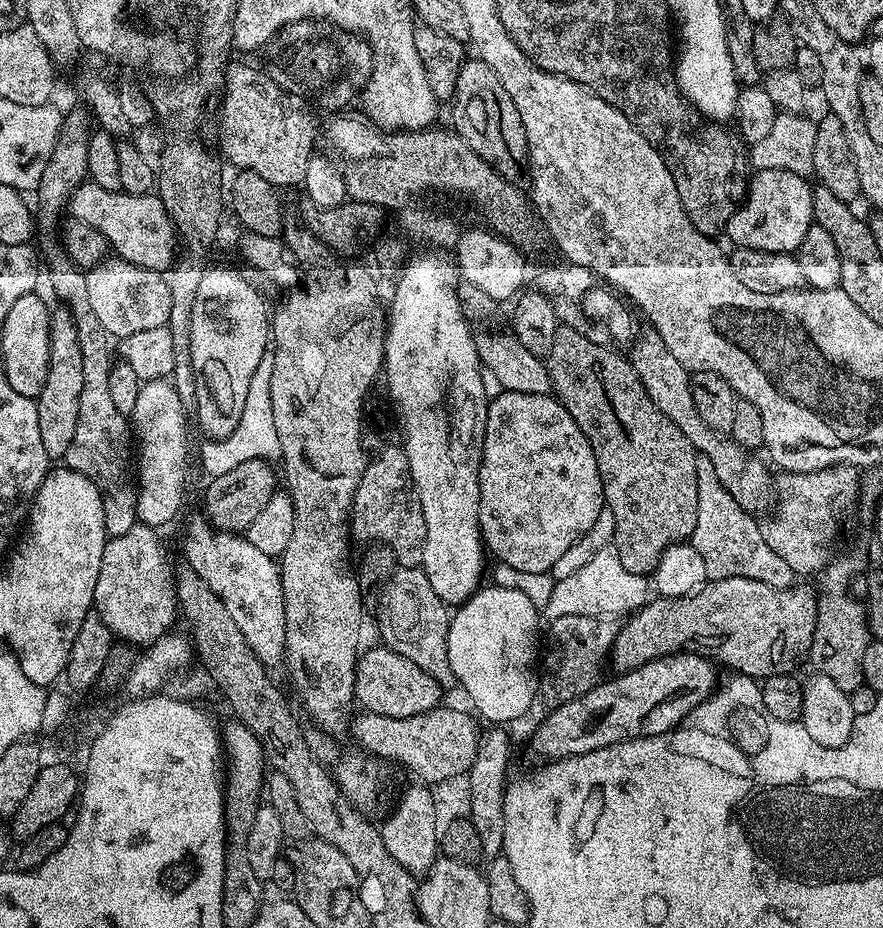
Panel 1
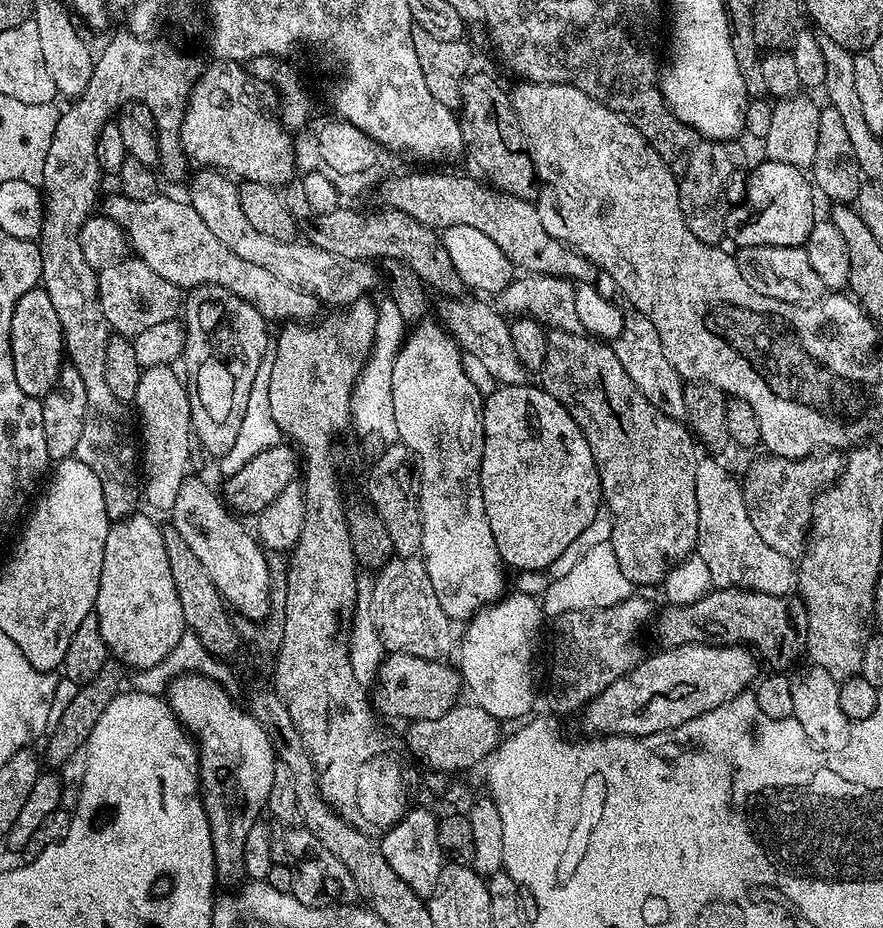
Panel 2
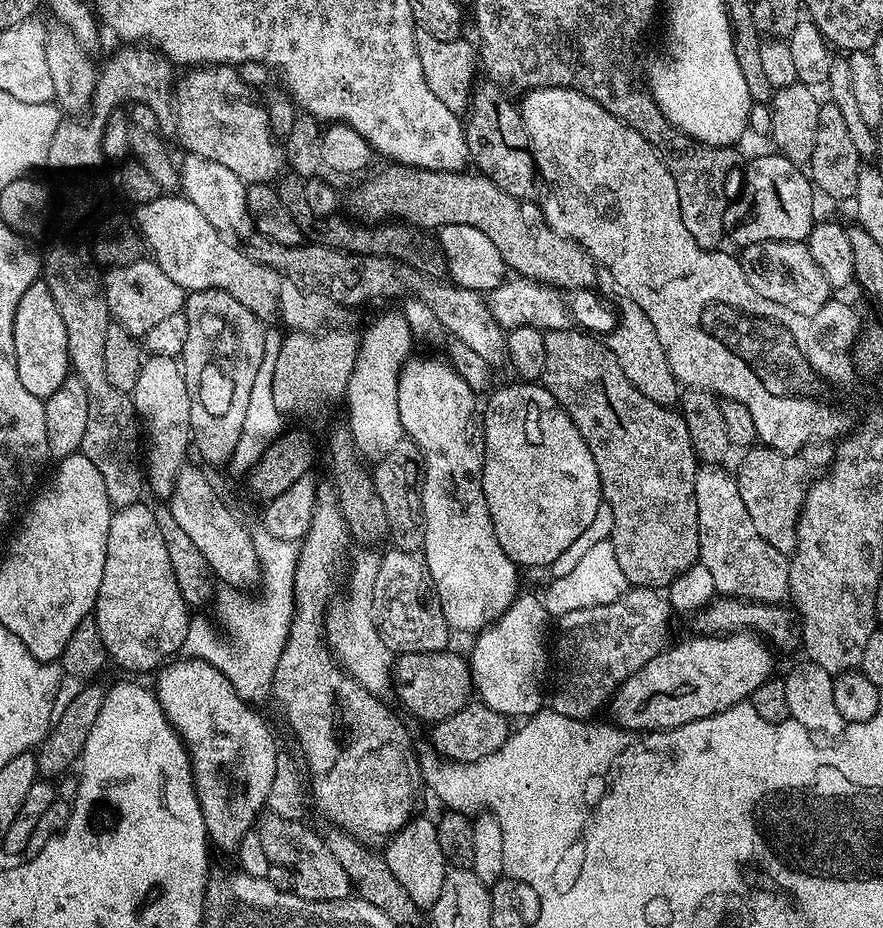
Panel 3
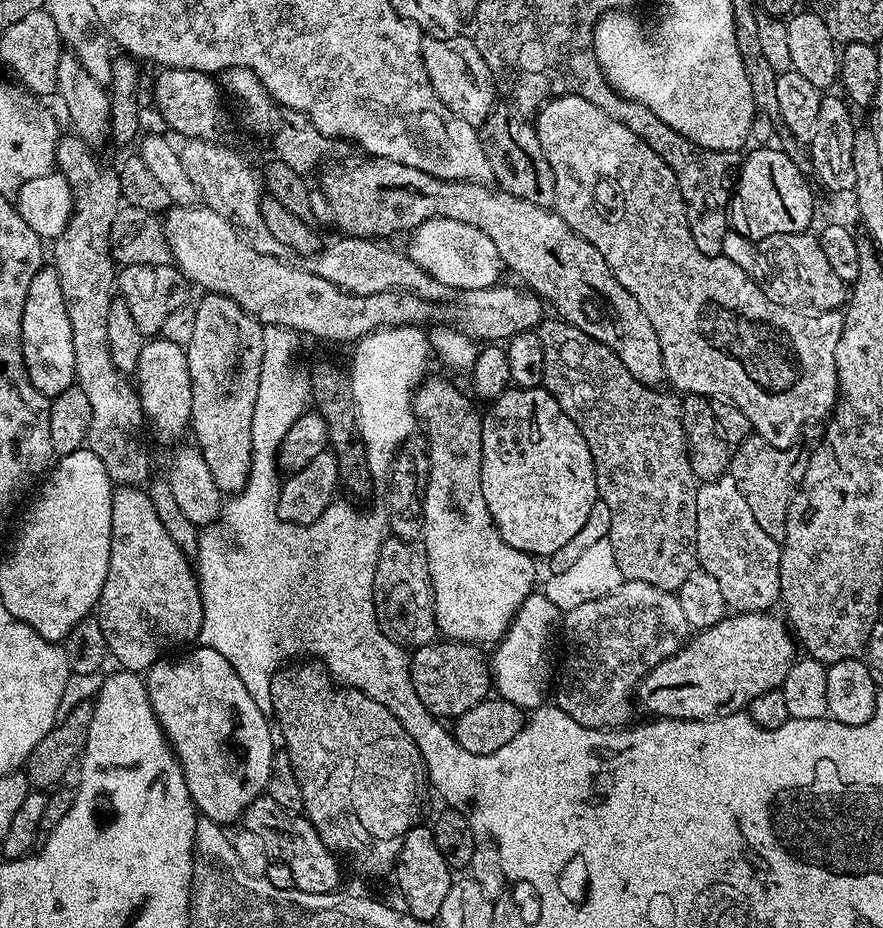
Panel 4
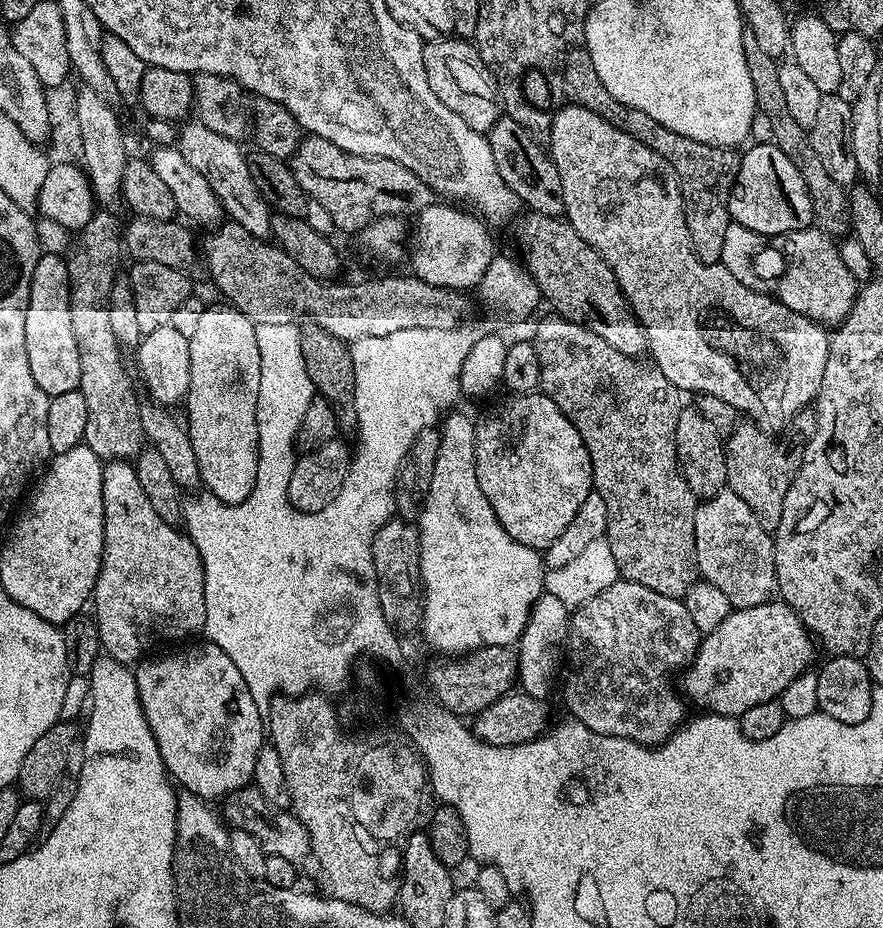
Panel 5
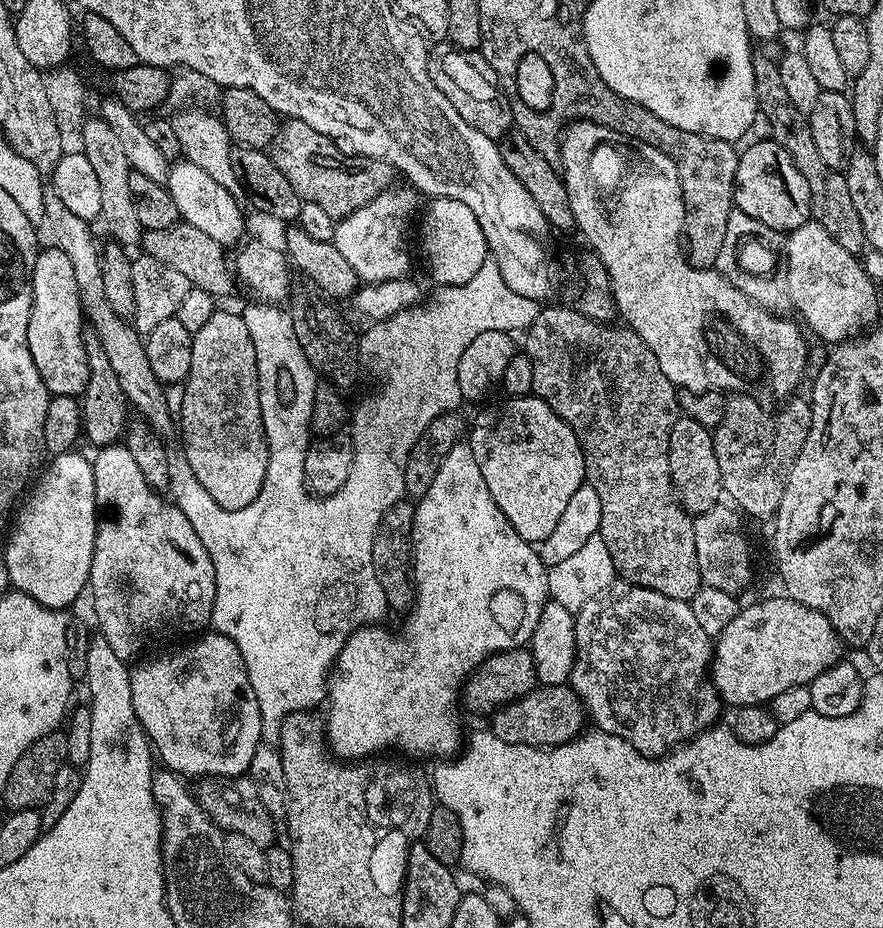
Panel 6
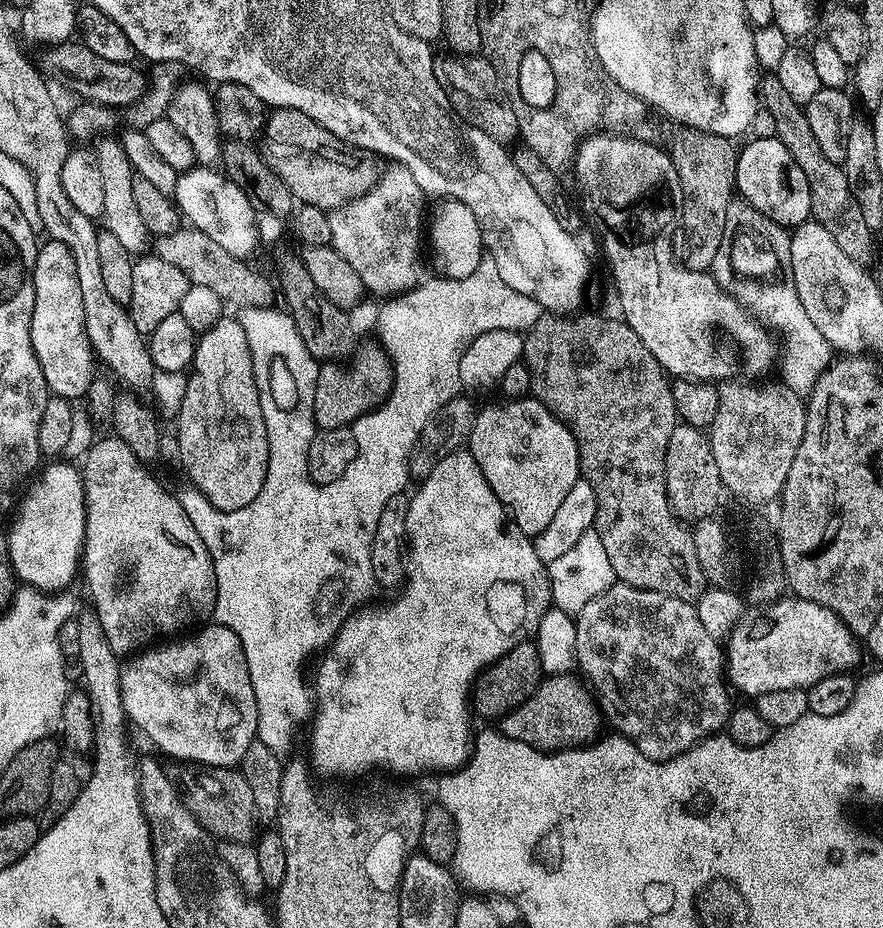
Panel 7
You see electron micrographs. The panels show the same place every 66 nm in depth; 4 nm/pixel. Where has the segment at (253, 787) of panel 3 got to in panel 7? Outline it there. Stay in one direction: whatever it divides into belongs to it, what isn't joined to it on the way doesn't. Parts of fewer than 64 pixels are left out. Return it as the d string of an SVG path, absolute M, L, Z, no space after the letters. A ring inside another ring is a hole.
M208 622L203 626L197 627L191 634L184 634L179 638L172 638L167 642L160 642L155 646L148 646L143 650L137 651L120 669L120 693L122 694L122 706L127 719L131 723L133 720L158 747L162 748L166 753L172 754L176 757L174 758L176 760L193 762L214 768L231 768L239 765L240 761L244 759L246 750L250 750L250 746L257 743L258 702L254 698L254 686L250 686L250 670L246 662L246 654L238 634L224 624Z

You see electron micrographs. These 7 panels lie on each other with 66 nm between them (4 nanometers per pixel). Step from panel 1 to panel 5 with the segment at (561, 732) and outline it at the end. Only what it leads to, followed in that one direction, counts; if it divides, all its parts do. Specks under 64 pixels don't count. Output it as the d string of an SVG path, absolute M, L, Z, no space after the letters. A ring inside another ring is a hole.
M773 598L766 604L735 609L701 639L695 658L682 672L683 695L689 701L692 699L705 713L739 718L746 710L750 710L750 706L779 698L796 678L813 667L812 643L812 633L800 621L794 609L779 598Z

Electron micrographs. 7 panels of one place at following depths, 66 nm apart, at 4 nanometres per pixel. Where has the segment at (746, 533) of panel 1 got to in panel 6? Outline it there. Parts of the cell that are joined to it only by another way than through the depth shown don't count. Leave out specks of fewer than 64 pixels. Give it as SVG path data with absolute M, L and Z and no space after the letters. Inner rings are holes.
M724 507L711 508L706 510L706 514L693 519L694 554L698 554L700 579L707 587L740 594L752 580L752 548L748 545L747 534L744 533L745 521L741 513L735 507Z

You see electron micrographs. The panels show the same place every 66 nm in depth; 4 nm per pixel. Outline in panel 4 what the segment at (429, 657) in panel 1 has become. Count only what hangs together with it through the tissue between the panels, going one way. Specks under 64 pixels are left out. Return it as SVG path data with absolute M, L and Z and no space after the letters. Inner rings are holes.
M393 534L384 541L374 570L374 610L386 638L405 649L415 650L437 639L436 598L428 559L419 543L400 540Z

